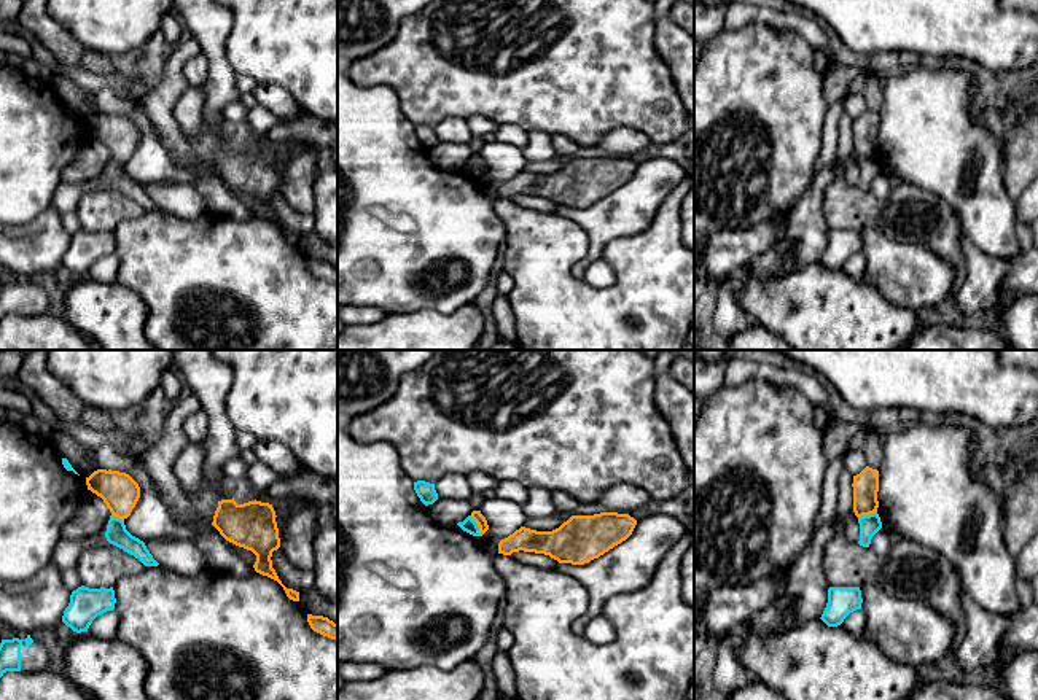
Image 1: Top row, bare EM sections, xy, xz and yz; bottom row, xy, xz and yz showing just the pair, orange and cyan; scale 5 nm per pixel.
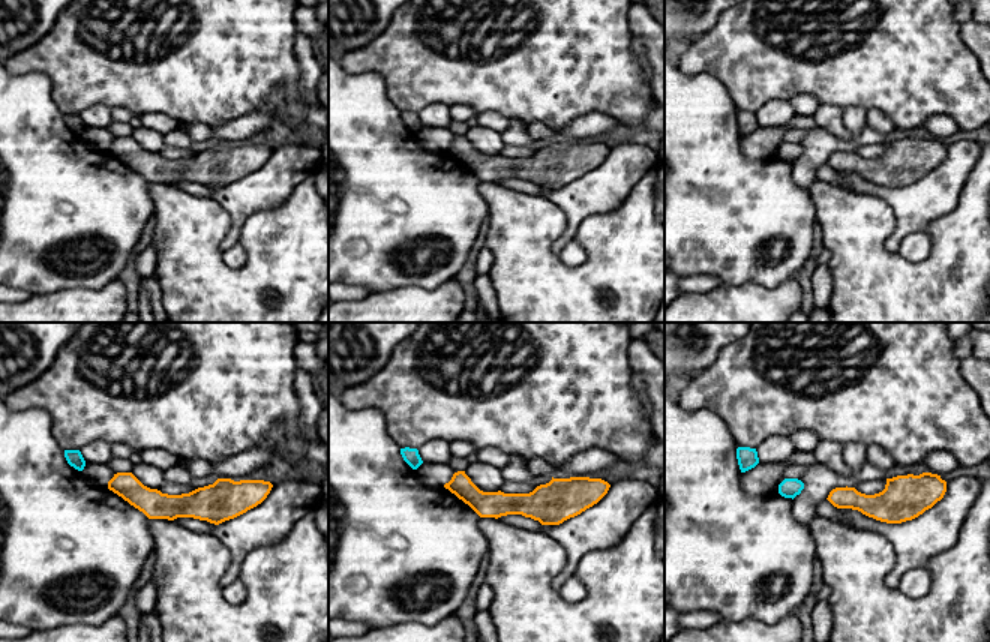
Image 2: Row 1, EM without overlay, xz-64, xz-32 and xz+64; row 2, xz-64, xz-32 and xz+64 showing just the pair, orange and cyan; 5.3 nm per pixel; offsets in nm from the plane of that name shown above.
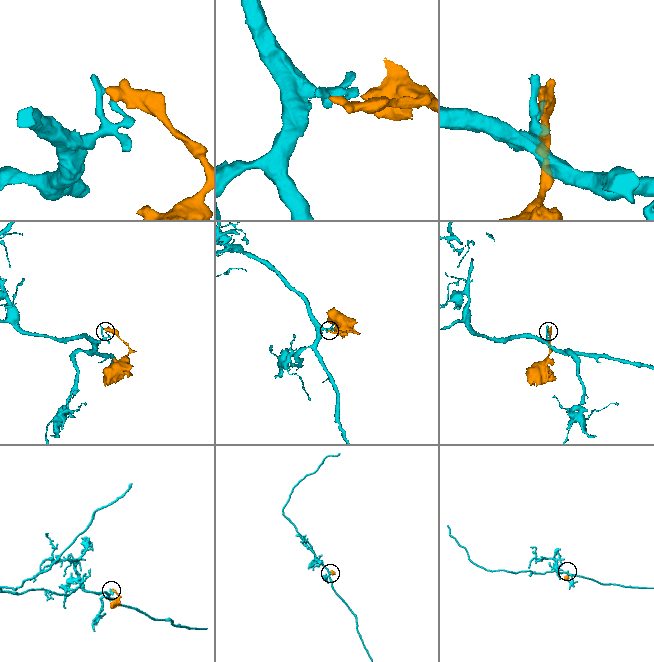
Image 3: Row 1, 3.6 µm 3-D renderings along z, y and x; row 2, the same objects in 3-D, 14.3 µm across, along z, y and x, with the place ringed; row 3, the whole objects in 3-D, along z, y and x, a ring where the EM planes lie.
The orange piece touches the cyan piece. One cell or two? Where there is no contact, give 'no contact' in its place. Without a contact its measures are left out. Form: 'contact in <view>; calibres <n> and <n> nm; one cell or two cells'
contact in xz; calibres 60 and 70 nm; two cells

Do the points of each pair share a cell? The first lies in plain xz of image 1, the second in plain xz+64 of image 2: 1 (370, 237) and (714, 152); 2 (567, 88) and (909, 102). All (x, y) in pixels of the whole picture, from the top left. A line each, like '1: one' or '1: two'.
1: one
2: one

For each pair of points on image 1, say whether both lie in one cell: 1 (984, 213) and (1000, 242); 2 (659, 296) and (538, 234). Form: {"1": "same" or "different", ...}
{"1": "same", "2": "same"}

